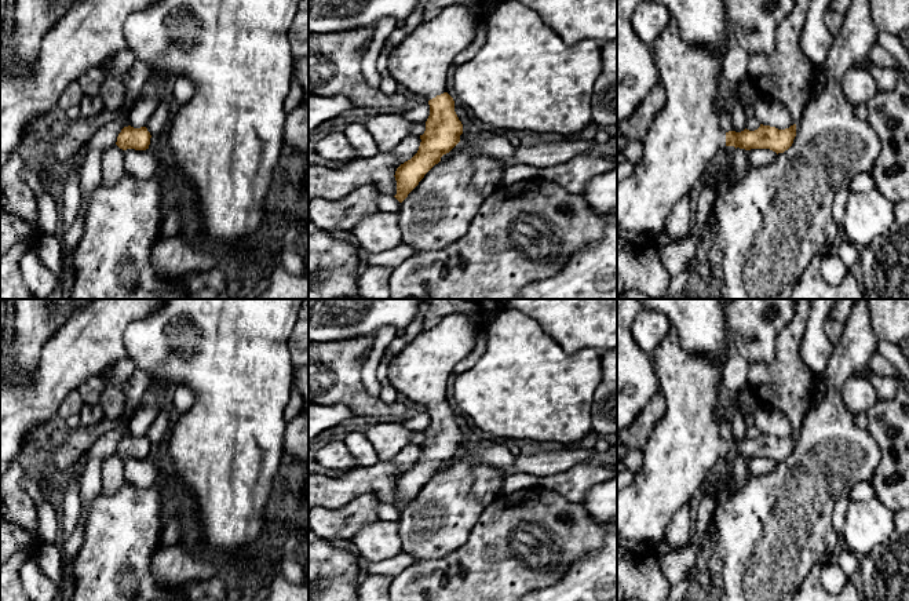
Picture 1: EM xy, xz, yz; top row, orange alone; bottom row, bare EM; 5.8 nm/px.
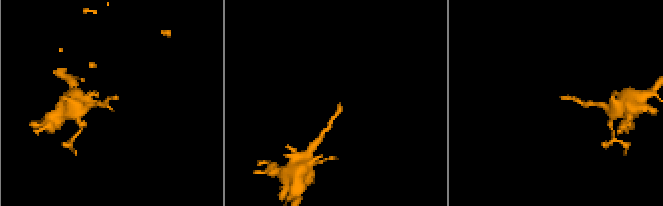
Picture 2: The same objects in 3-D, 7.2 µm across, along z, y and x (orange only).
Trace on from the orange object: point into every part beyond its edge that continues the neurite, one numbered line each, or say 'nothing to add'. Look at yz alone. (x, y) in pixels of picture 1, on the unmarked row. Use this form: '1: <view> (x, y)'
1: yz (685, 444)

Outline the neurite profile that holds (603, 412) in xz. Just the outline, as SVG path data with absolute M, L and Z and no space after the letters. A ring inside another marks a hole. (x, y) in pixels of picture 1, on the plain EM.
M617 347L602 352L602 380L591 407L591 429L599 437L617 434Z

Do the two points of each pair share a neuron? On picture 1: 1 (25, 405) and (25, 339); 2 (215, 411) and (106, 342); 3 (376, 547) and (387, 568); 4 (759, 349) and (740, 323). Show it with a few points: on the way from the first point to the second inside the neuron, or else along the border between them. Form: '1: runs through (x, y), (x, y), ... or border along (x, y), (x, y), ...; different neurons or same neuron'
1: border along (40, 352), (37, 367), (22, 382), (15, 383); different neurons
2: border along (132, 323), (123, 334), (126, 354); different neurons
3: border along (401, 552), (369, 563); different neurons
4: runs through (760, 341), (759, 335), (748, 324); same neuron

